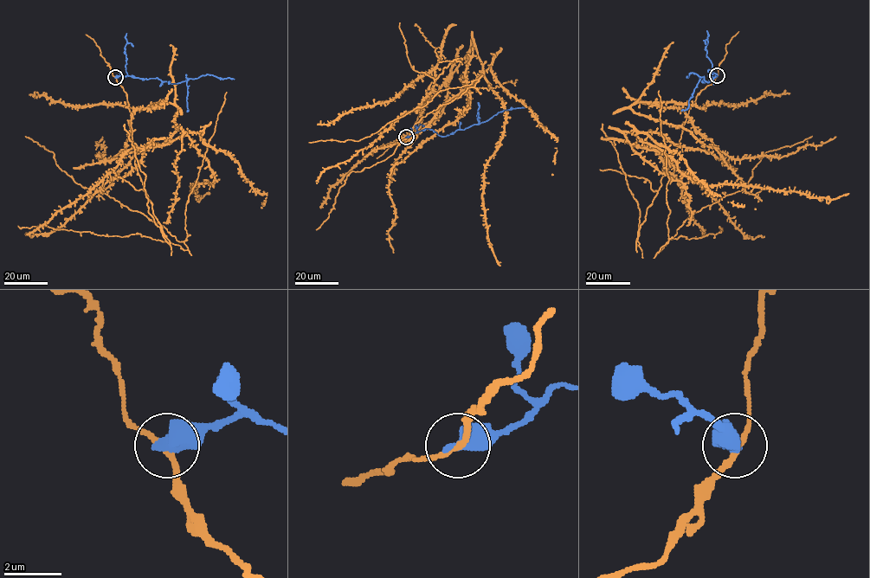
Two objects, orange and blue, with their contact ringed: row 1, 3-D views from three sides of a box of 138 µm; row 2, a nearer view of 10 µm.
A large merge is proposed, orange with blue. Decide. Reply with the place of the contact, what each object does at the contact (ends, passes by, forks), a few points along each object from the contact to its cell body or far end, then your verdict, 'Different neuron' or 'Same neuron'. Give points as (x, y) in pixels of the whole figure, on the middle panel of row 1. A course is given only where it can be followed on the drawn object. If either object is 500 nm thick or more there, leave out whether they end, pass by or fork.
Place: (406, 137). Course of orange: (406, 138), (417, 112), (408, 146), (489, 67), (499, 87), (469, 87), (394, 153), (351, 171), (316, 229). Course of blue: (406, 138), (427, 129), (446, 136), (488, 120), (499, 112), (525, 107). Different neuron

